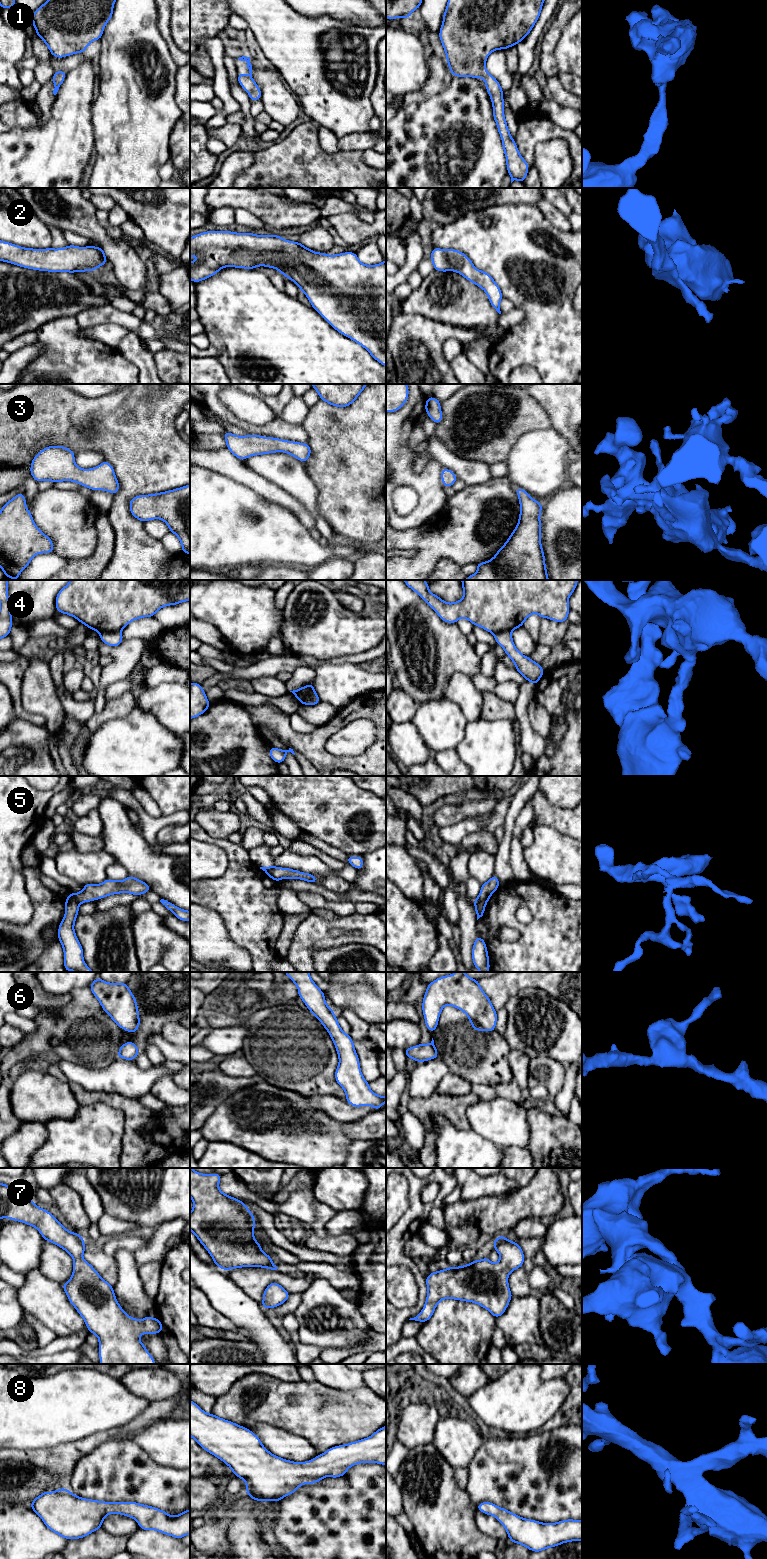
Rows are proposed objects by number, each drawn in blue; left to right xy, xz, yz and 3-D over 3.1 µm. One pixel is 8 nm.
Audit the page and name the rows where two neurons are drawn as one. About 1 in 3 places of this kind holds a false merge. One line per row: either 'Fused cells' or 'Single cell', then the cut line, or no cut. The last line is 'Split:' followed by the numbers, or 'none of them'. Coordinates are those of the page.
1: Single cell. No split
2: Single cell. No split
3: Single cell. No split
4: Fused cells. Split along xz (314, 691), (304, 690), (301, 693), (301, 702)
5: Fused cells. Split along xy (69, 895), (79, 903)
6: Single cell. No split
7: Single cell. No split
8: Single cell. No split
Split: 4, 5

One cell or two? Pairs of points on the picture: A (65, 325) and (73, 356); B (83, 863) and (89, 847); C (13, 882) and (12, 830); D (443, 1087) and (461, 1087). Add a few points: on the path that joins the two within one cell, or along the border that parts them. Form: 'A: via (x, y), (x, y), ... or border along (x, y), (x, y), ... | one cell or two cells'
A: via (65, 333), (65, 348) | one cell
B: border along (73, 848), (81, 852), (98, 852), (102, 850) | two cells
C: via (12, 869), (12, 843) | one cell
D: via (447, 1087), (457, 1087) | one cell

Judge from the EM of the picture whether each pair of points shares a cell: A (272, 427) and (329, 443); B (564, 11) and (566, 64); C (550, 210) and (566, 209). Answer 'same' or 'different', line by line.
A: different
B: different
C: different

